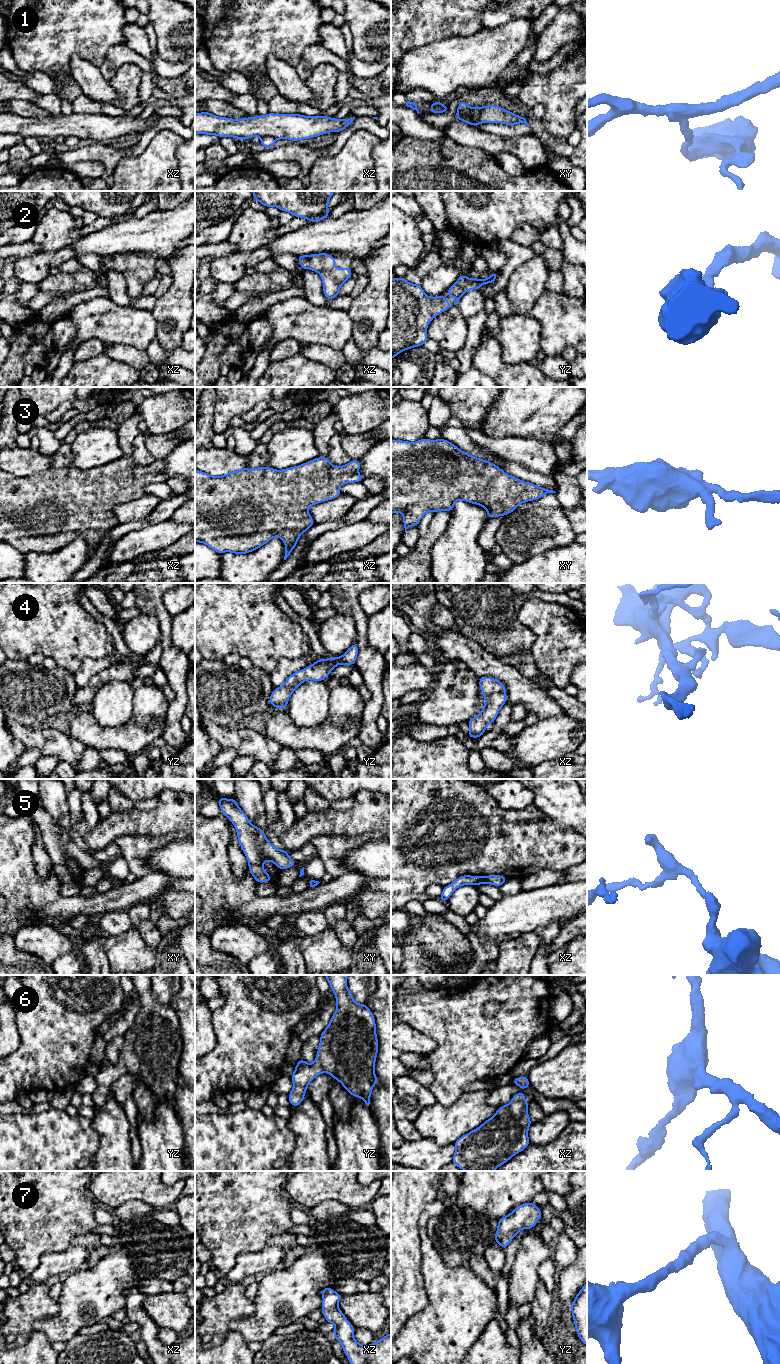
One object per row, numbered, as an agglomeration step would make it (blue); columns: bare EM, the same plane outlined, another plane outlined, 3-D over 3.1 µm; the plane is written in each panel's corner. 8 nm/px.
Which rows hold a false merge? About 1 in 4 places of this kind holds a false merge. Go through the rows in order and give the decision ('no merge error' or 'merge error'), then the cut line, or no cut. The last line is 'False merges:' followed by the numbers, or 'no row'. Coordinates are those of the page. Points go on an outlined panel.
1: merge error; cut in xy along (469, 108), (469, 118), (477, 124)
2: no merge error; no cut
3: no merge error; no cut
4: no merge error; no cut
5: no merge error; no cut
6: no merge error; no cut
7: no merge error; no cut
False merges: 1

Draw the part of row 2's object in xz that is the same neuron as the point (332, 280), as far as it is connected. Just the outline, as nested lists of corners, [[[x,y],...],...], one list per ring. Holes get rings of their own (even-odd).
[[[328,253],[296,256],[299,265],[305,269],[313,270],[320,274],[323,282],[323,293],[327,300],[339,295],[340,287],[351,278],[351,268],[336,268],[336,258]]]

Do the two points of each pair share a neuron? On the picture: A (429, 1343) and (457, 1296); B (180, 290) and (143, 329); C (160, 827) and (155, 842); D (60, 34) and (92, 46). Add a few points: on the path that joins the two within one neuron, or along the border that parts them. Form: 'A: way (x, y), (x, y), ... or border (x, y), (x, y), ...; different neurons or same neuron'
A: way (441, 1332), (454, 1319), (457, 1314), (457, 1308); same neuron
B: border (150, 311), (156, 321), (156, 337); different neurons
C: border (180, 830), (157, 836), (134, 835); different neurons
D: way (68, 34), (80, 34), (84, 38); same neuron

